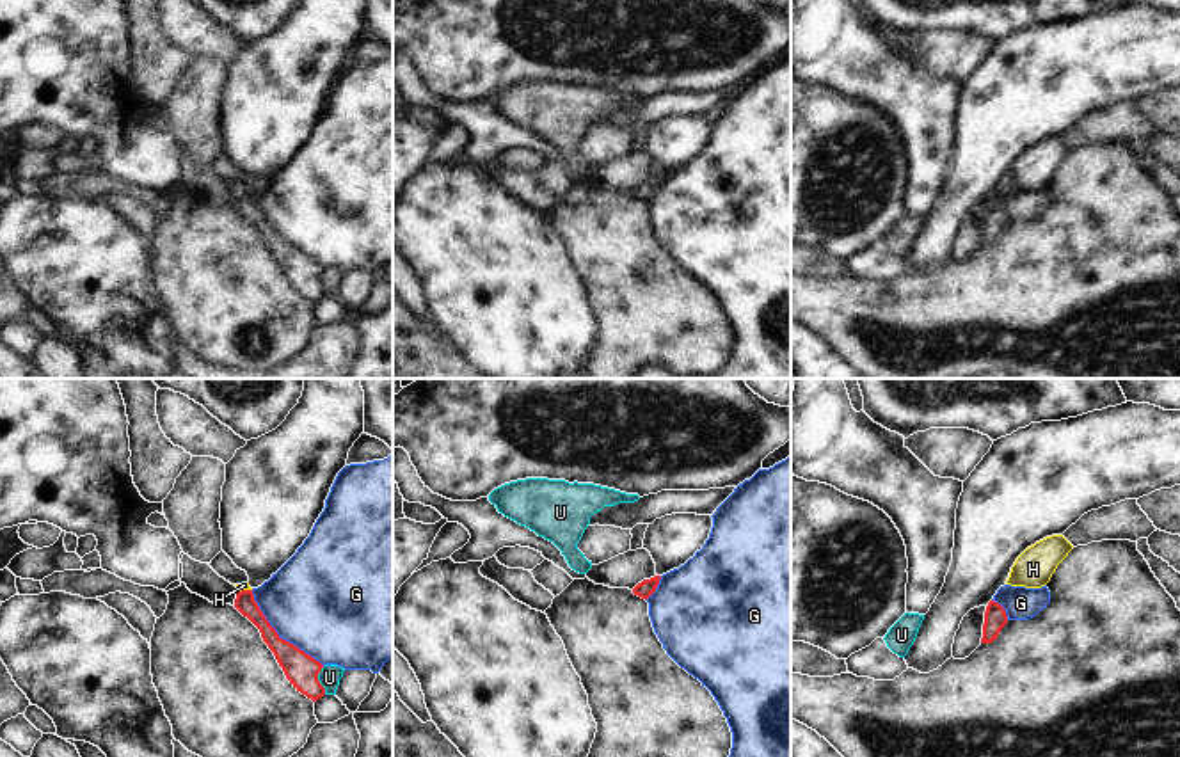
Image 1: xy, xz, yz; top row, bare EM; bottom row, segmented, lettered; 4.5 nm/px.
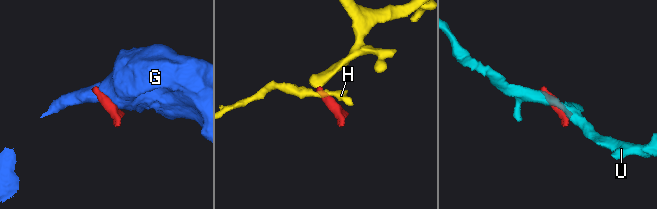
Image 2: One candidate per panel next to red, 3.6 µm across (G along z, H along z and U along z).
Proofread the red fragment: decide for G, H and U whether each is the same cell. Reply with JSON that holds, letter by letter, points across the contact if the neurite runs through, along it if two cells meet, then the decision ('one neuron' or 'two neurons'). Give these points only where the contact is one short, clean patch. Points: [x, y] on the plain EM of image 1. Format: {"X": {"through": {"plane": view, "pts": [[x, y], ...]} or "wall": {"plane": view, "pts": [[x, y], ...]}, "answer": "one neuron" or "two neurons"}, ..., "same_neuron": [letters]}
{"G": {"answer": "two neurons"}, "H": {"wall": {"plane": "xy", "pts": [[251, 191], [239, 194]]}, "answer": "two neurons"}, "U": {"answer": "two neurons"}, "same_neuron": []}

